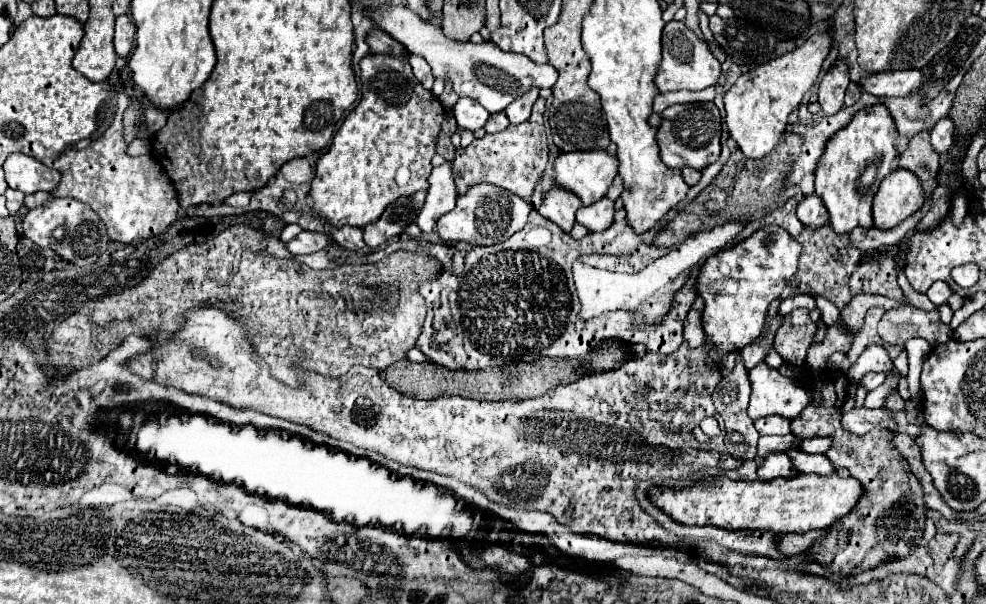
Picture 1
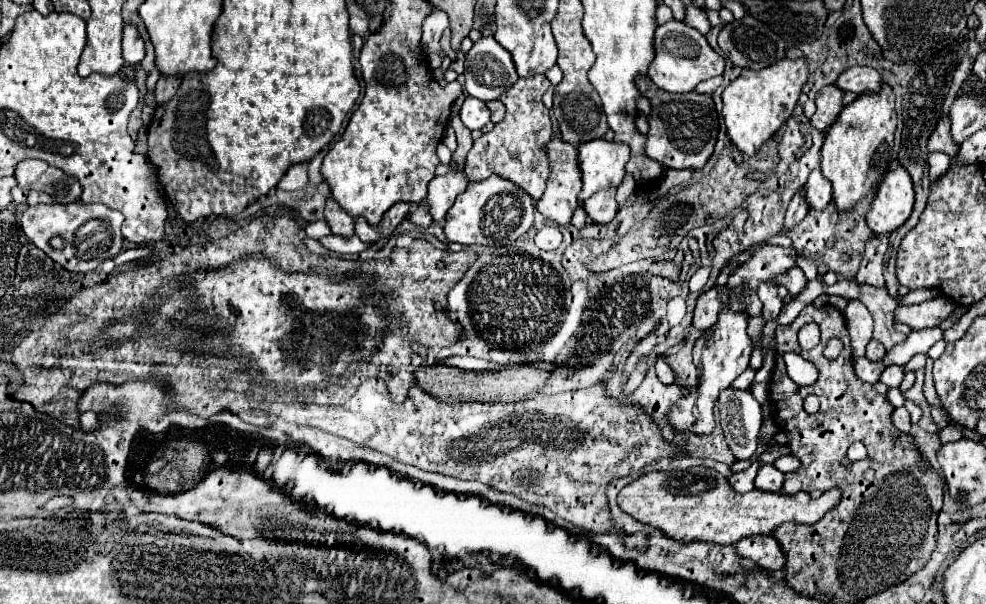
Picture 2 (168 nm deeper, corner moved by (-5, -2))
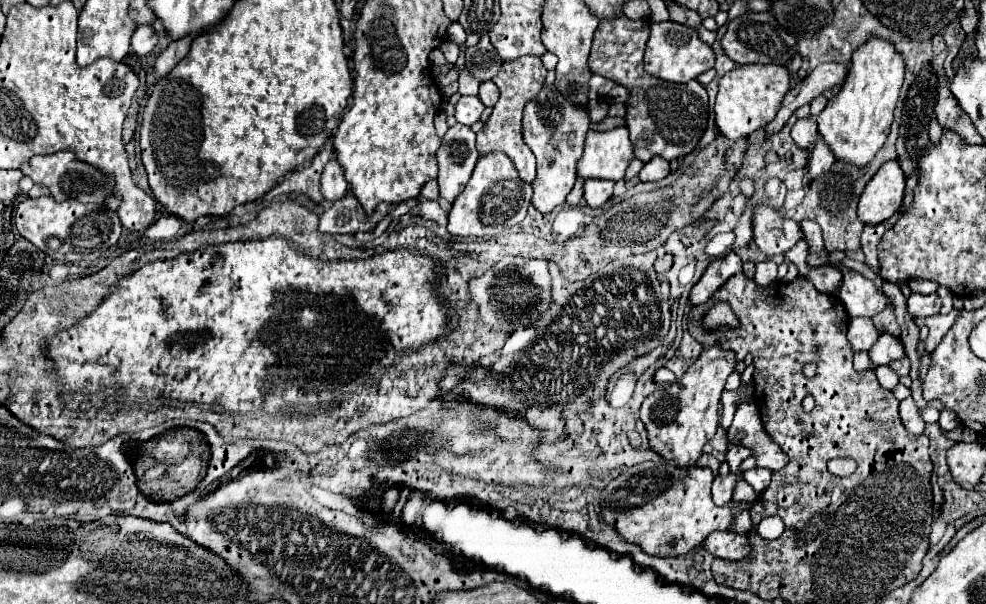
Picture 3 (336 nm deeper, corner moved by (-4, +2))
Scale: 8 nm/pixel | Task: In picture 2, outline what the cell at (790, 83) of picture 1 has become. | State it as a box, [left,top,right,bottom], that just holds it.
[722,57,810,155]

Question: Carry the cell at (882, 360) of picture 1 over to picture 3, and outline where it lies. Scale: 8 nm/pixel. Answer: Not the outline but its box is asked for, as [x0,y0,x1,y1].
[847,317,879,351]

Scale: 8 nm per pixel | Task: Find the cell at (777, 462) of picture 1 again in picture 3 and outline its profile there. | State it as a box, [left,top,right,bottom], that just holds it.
[743,469,771,495]

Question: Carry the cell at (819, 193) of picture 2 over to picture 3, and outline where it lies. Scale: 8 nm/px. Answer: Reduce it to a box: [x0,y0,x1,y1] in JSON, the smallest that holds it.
[807,139,835,179]

